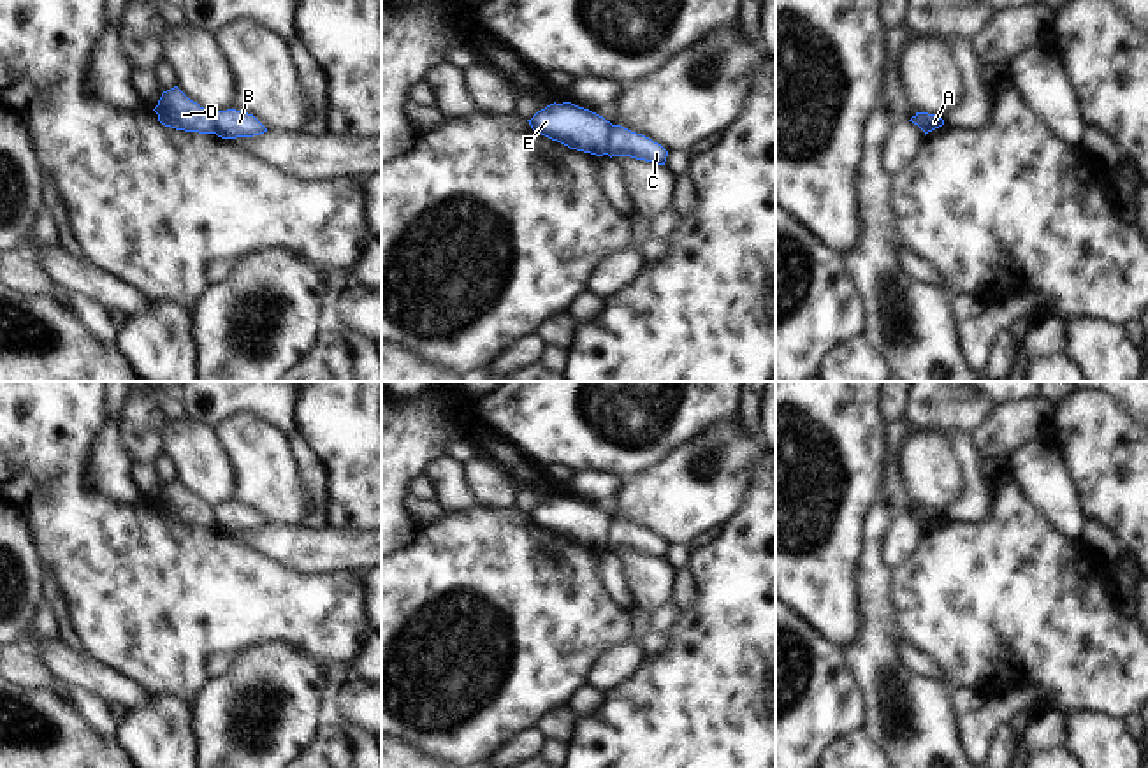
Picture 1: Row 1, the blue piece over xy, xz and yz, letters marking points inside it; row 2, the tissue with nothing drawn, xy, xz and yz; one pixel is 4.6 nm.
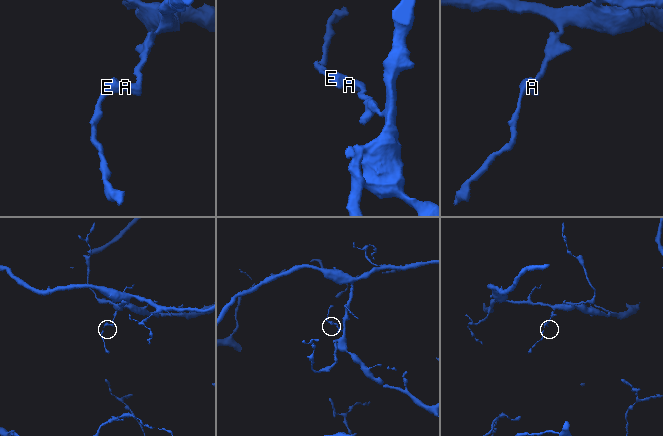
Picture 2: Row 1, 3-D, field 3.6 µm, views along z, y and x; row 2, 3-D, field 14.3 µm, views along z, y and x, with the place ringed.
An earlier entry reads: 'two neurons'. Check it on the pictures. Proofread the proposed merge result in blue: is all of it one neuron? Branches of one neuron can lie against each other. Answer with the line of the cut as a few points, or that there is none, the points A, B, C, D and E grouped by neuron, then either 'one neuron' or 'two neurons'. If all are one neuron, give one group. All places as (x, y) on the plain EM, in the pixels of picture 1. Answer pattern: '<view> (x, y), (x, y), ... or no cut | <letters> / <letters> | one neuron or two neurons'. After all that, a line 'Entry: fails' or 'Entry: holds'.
xz (612, 519), (605, 547) | A B C / D E | two neurons
Entry: holds

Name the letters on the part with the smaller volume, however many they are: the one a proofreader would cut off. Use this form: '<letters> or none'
D, E.

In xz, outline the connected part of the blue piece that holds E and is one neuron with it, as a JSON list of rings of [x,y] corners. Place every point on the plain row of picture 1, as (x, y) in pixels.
[[[571,496],[550,497],[527,513],[531,522],[570,543],[607,548],[612,517],[603,510]]]

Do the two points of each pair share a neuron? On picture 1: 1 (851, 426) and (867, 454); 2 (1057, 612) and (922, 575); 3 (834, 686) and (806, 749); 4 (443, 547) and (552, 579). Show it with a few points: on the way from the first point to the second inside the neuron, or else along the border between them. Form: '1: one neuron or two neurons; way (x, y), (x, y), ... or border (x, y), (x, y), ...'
1: one neuron; way (851, 433), (851, 438), (860, 447)
2: one neuron; way (1024, 605), (987, 603), (976, 598), (955, 596)
3: one neuron; way (818, 702), (806, 714), (806, 733)
4: one neuron; way (470, 573), (475, 579), (526, 579)

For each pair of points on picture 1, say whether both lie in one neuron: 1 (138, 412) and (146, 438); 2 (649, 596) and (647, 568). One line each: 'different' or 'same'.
1: same
2: same

